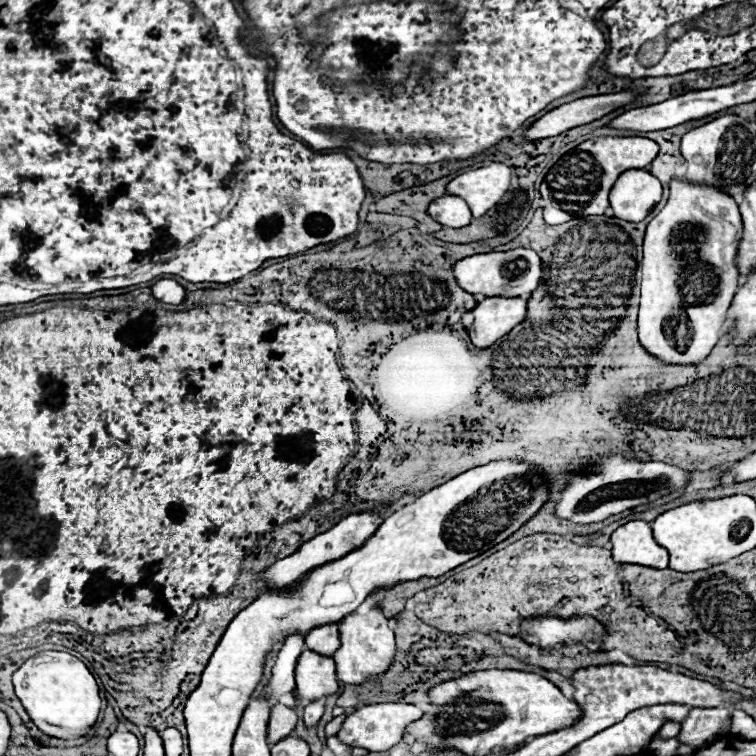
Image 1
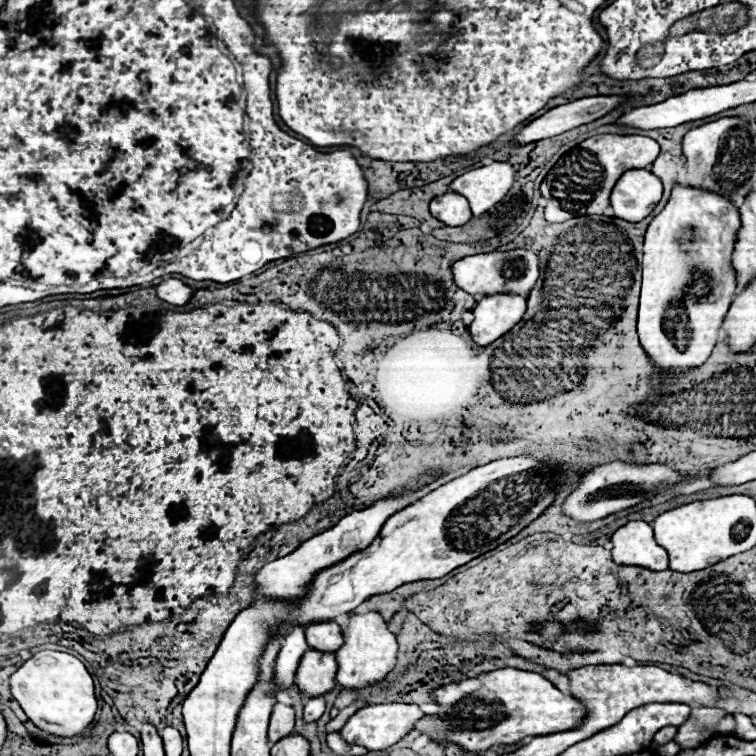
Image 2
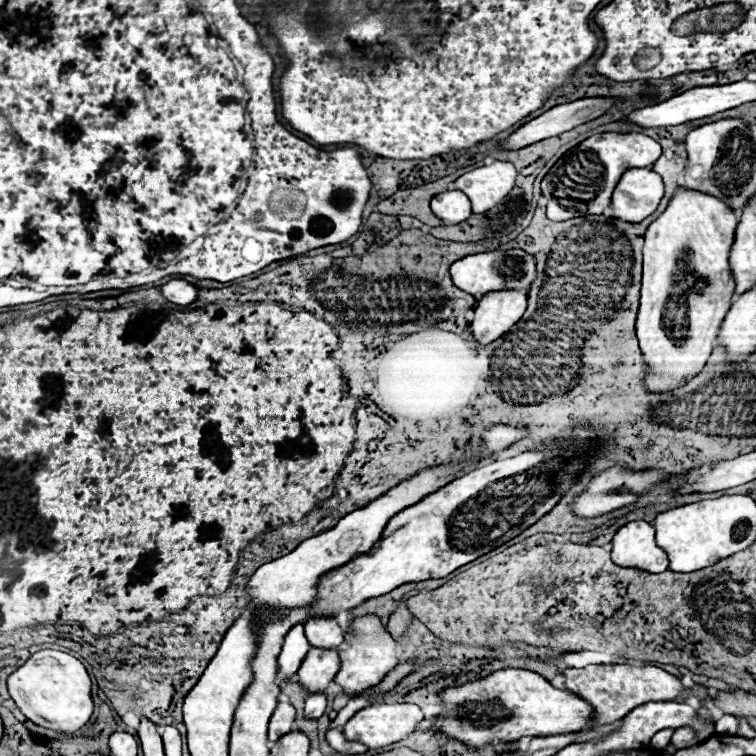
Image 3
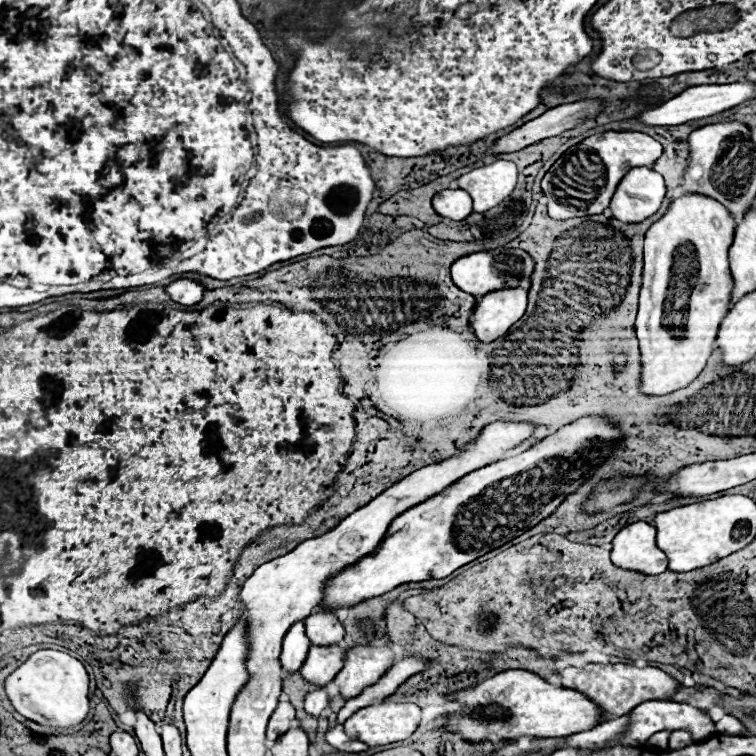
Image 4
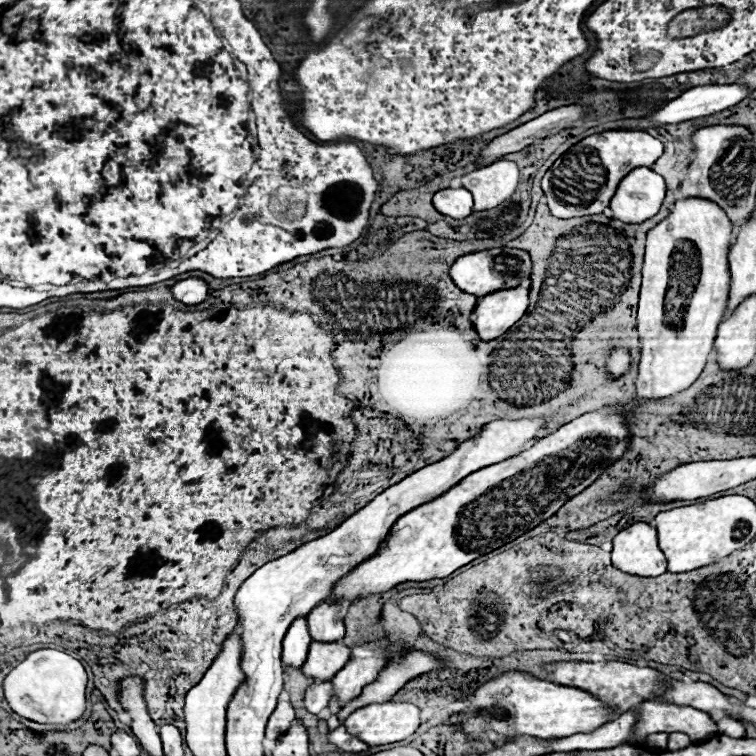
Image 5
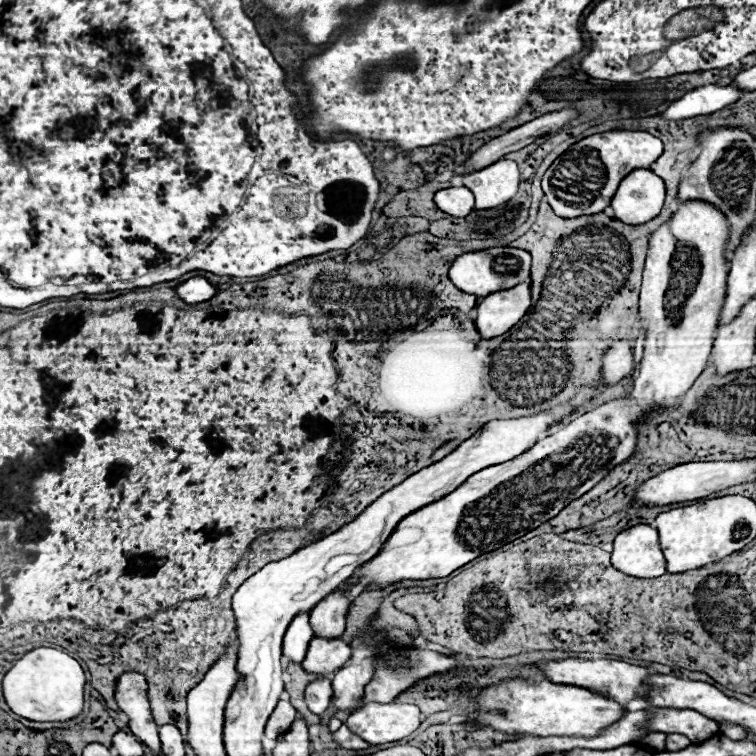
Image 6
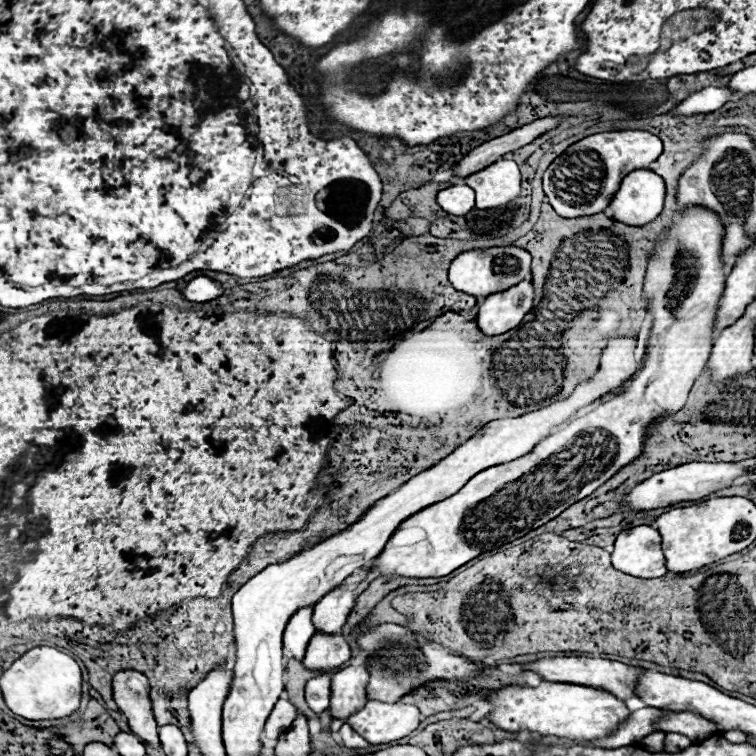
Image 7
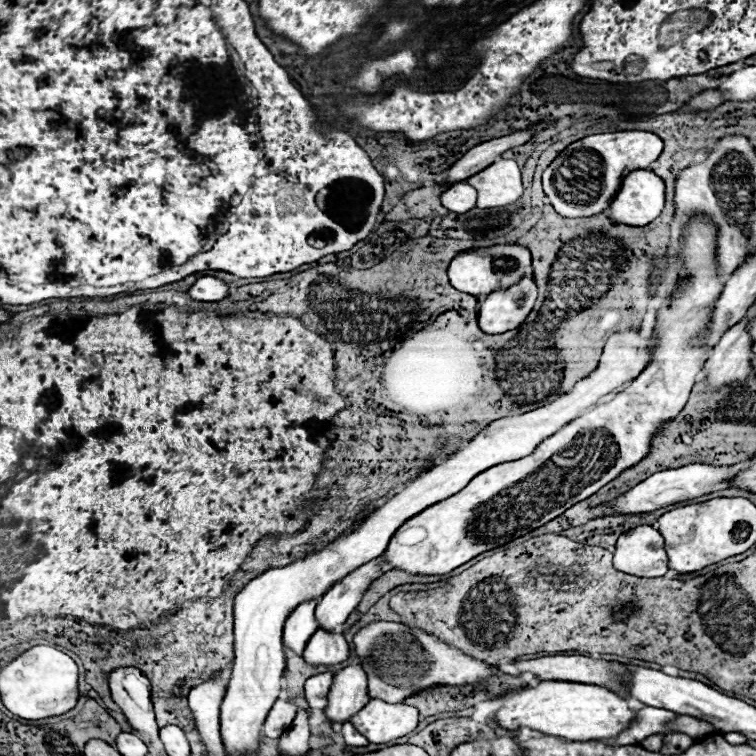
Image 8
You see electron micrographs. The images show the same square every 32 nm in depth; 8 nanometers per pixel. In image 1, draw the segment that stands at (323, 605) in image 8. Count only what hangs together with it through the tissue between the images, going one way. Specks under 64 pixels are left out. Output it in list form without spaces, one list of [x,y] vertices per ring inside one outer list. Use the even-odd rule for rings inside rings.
[[[326,624],[312,628],[306,638],[306,648],[324,656],[334,656],[334,652],[340,648],[340,638],[338,638],[338,626],[336,624]]]

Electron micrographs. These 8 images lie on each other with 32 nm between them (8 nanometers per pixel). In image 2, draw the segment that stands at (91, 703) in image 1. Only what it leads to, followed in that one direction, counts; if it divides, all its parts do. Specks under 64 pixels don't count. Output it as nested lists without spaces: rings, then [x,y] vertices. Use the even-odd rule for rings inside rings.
[[[58,650],[36,652],[10,676],[10,688],[12,696],[20,702],[28,718],[40,730],[54,736],[62,738],[80,736],[88,728],[88,724],[92,724],[98,710],[96,688],[90,672],[78,658],[66,652]]]

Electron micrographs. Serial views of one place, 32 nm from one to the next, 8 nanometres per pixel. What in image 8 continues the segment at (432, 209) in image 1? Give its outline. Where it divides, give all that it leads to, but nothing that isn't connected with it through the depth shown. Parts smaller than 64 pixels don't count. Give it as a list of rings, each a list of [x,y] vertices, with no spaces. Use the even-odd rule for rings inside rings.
[[[458,182],[440,194],[440,202],[450,212],[464,214],[476,206],[476,190],[466,182]]]

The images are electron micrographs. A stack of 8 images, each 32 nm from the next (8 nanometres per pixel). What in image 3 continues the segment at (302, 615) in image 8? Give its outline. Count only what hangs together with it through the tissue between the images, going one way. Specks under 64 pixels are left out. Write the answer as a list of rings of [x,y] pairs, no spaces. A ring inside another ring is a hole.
[[[294,624],[290,628],[290,632],[284,636],[284,644],[282,644],[282,652],[278,656],[278,678],[280,682],[284,680],[292,680],[292,676],[298,672],[304,654],[308,652],[310,644],[304,636],[304,626],[302,624]]]

